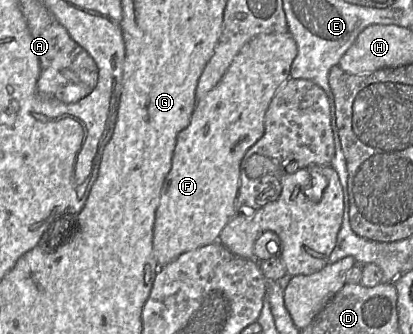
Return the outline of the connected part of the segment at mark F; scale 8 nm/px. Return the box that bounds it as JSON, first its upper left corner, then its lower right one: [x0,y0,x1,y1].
[153,32,297,267]

